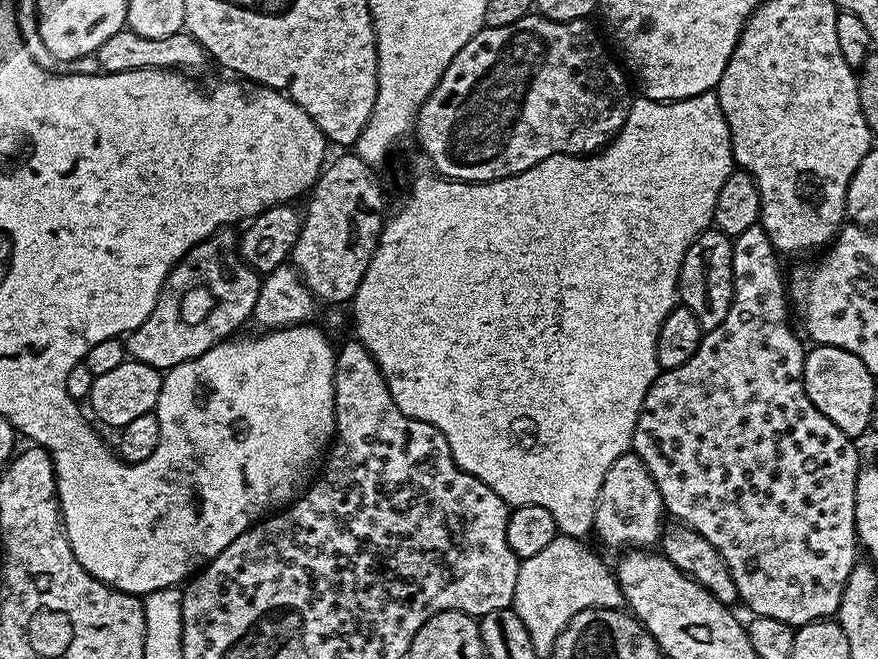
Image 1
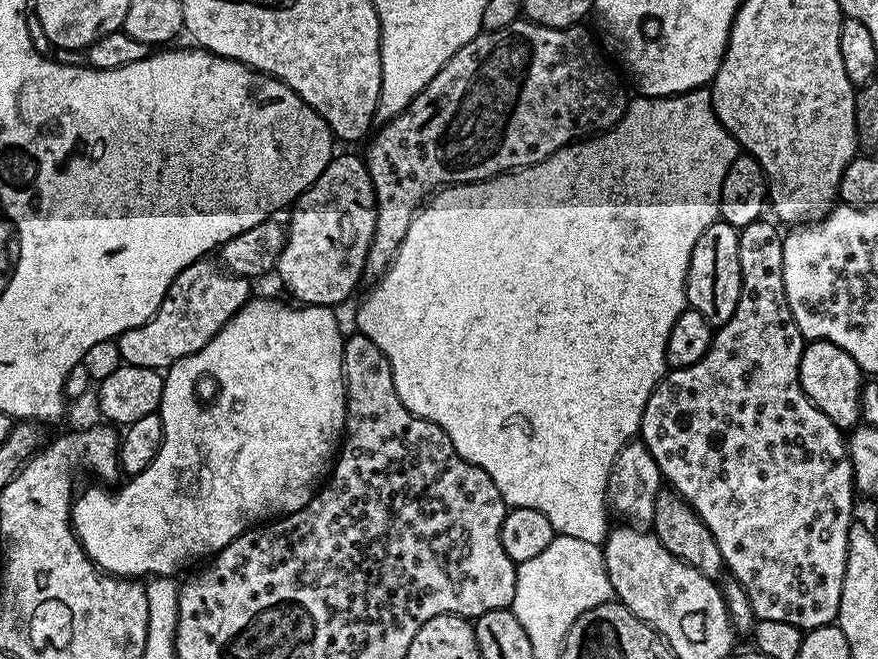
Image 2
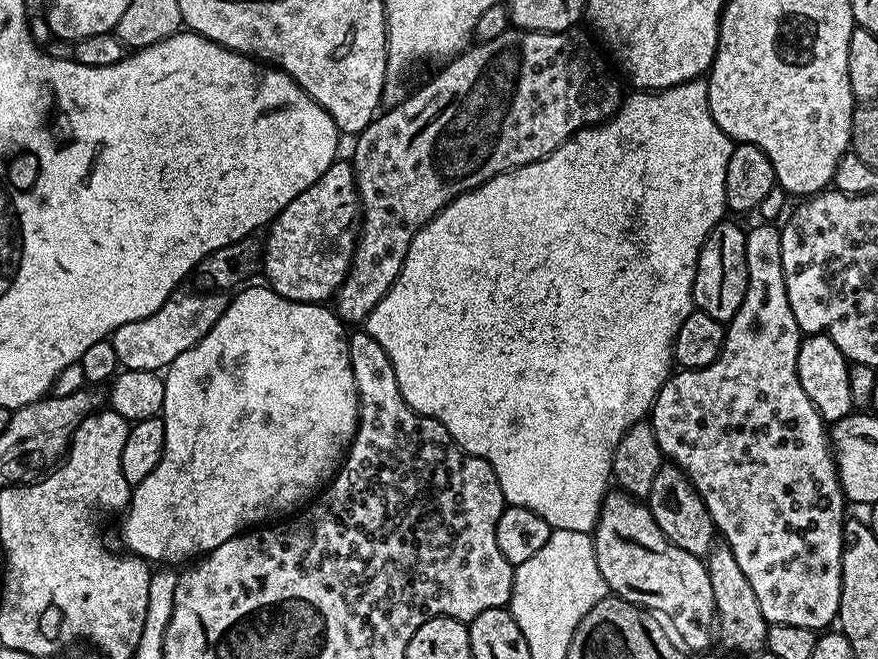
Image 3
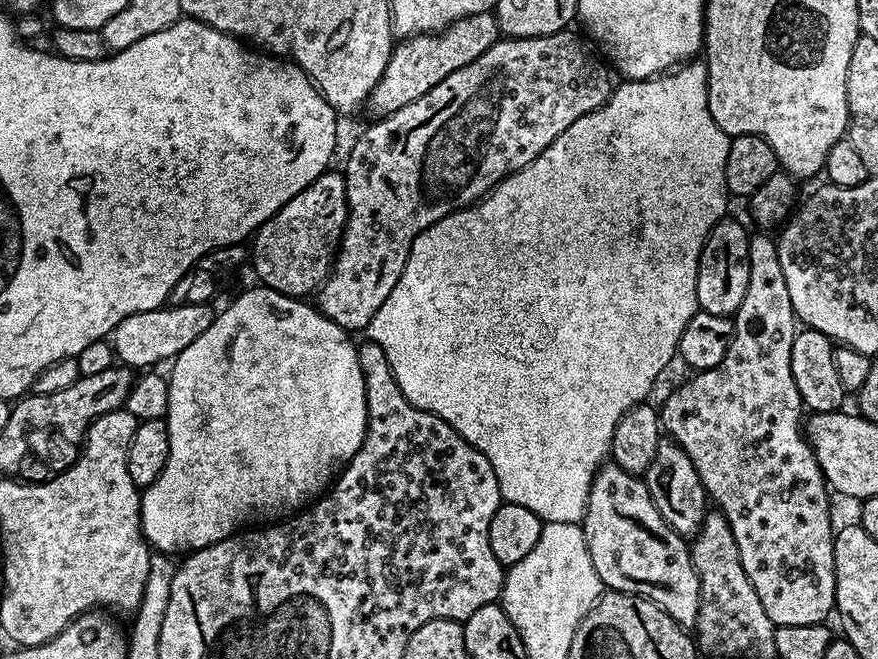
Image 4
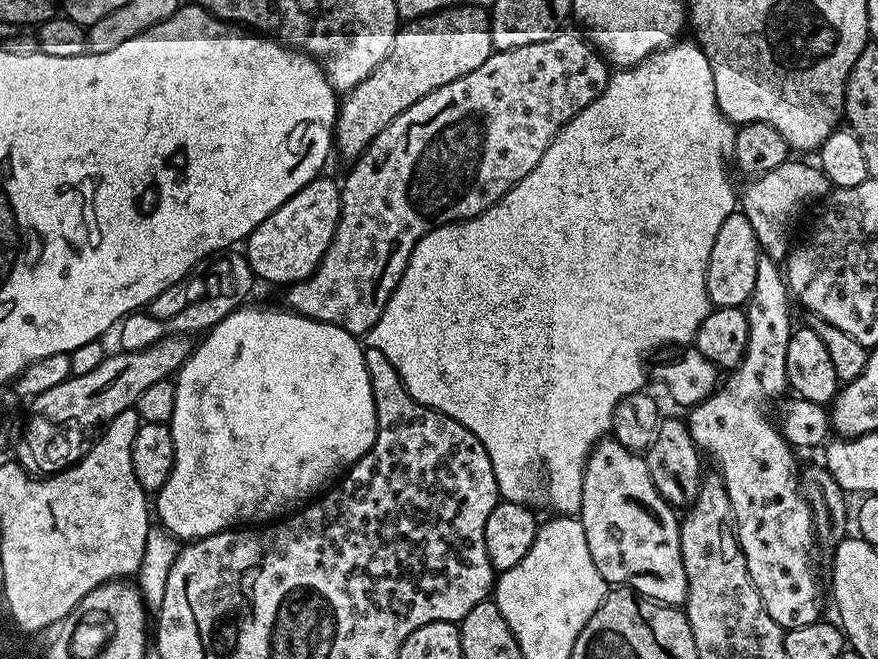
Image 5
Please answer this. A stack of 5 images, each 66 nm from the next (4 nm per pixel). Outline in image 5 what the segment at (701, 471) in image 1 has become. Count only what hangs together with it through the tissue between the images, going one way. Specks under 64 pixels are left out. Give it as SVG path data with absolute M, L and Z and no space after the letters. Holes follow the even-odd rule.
M762 254L758 260L758 275L754 277L754 290L746 305L748 341L744 357L740 359L737 368L727 373L728 381L725 384L723 381L702 402L691 405L687 409L688 416L686 415L688 430L697 449L704 454L709 452L716 459L715 471L730 498L732 523L736 525L736 537L746 558L750 582L754 582L754 590L758 590L758 598L762 598L766 614L770 614L770 618L774 618L774 622L785 630L810 626L821 619L820 584L816 581L812 560L808 557L812 540L814 544L812 509L801 493L801 481L798 479L798 467L796 468L797 453L784 439L773 417L771 420L767 412L768 403L775 396L789 391L786 346L790 346L794 323L792 324L792 316L788 313L788 300L790 304L790 293L781 265Z

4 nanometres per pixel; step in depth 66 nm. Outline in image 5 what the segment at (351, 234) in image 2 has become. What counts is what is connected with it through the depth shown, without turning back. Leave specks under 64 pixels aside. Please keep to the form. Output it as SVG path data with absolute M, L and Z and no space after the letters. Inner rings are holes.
M317 178L311 180L298 194L294 194L270 218L266 218L248 235L246 255L248 265L257 281L269 280L272 284L287 286L310 278L322 262L334 230L340 221L341 185L332 180Z

